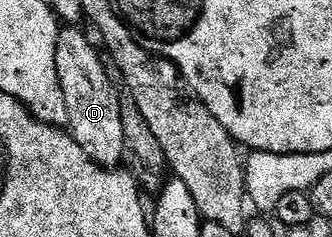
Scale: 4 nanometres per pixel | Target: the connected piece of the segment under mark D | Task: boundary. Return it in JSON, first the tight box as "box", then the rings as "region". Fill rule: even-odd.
{"box":[55,26,127,168],"region":[[[65,26],[65,27],[62,27],[62,28],[61,28],[61,29],[60,29],[60,31],[58,31],[58,34],[57,34],[57,49],[56,49],[56,50],[55,50],[55,66],[56,66],[56,67],[57,67],[57,73],[58,73],[58,74],[59,74],[59,86],[63,86],[63,94],[64,94],[64,95],[65,95],[65,101],[66,101],[66,102],[67,102],[67,114],[68,114],[68,115],[69,115],[69,123],[68,123],[68,125],[67,125],[67,128],[68,128],[68,131],[69,131],[69,132],[70,132],[70,133],[71,133],[71,135],[72,135],[72,136],[73,136],[73,137],[74,137],[74,138],[75,138],[75,142],[79,142],[79,146],[83,146],[83,154],[87,154],[87,158],[91,158],[91,159],[92,159],[92,160],[93,160],[93,161],[95,161],[95,163],[97,163],[97,164],[102,164],[102,165],[103,165],[103,167],[104,167],[104,168],[117,168],[117,167],[118,167],[118,165],[120,165],[120,163],[119,163],[119,162],[120,162],[120,160],[121,160],[121,159],[122,159],[122,160],[123,160],[123,161],[124,161],[124,160],[125,160],[125,159],[126,159],[126,156],[127,156],[127,153],[126,153],[126,151],[125,151],[125,138],[124,138],[124,136],[123,136],[123,105],[121,105],[121,96],[120,96],[120,94],[119,94],[119,93],[117,93],[117,88],[116,88],[116,86],[115,86],[115,85],[113,85],[113,80],[112,80],[112,78],[111,78],[111,77],[109,77],[109,72],[110,72],[110,69],[109,69],[109,68],[108,68],[108,67],[107,67],[107,64],[106,64],[106,61],[105,61],[105,60],[104,60],[104,59],[103,59],[103,56],[102,56],[102,60],[103,60],[103,61],[101,61],[101,56],[100,56],[100,54],[99,54],[99,53],[97,53],[97,48],[96,48],[96,46],[95,46],[95,45],[93,45],[93,44],[92,44],[92,42],[91,42],[91,41],[89,41],[89,40],[88,40],[88,38],[87,38],[87,37],[85,37],[85,36],[84,36],[84,34],[83,34],[83,33],[81,33],[81,32],[80,32],[80,31],[81,31],[81,30],[82,30],[82,29],[81,29],[81,28],[80,28],[80,27],[77,27],[77,26]]]}

